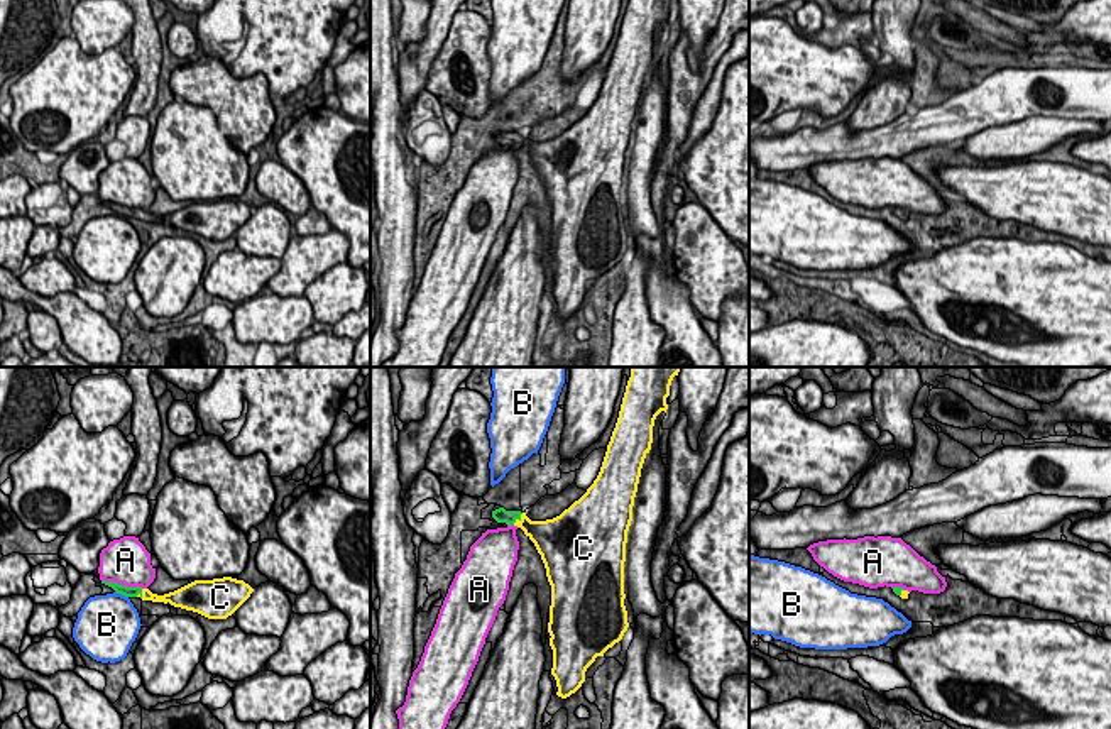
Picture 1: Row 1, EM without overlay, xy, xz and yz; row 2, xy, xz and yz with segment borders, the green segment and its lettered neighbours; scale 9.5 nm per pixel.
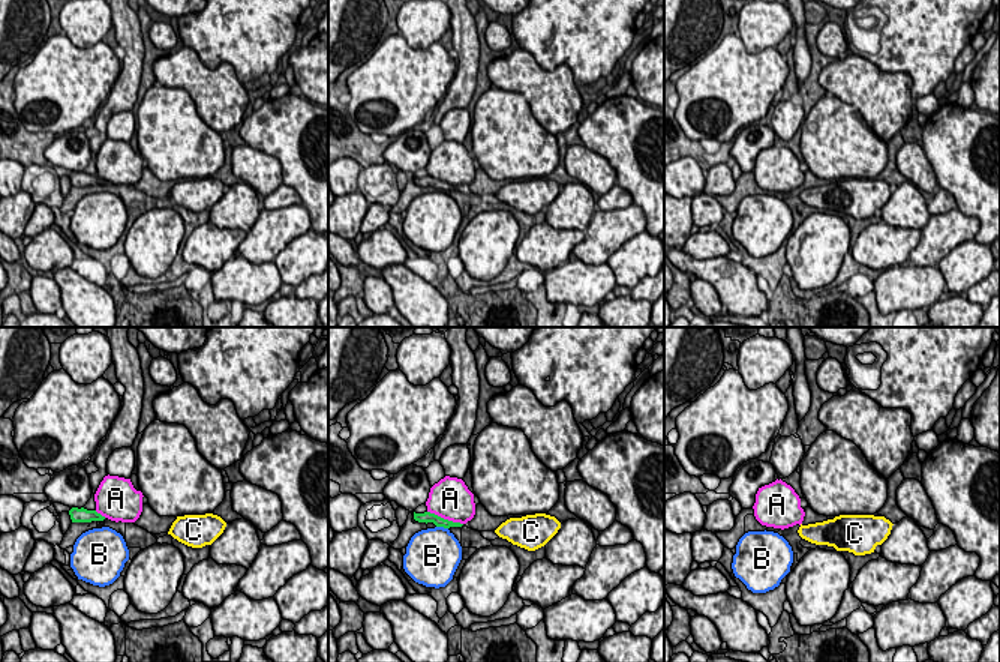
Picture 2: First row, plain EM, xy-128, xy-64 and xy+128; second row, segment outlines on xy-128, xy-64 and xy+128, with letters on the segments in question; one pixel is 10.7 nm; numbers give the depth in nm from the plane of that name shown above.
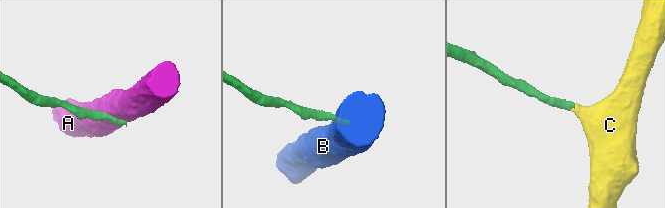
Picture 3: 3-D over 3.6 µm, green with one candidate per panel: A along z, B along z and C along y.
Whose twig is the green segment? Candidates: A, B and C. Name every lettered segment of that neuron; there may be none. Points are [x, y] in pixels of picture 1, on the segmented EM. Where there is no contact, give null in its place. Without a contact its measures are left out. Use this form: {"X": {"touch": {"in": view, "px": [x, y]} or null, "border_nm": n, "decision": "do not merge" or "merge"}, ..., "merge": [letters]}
{"A": {"touch": {"in": "xy", "px": [122, 586]}, "border_nm": 400, "decision": "do not merge"}, "B": {"touch": {"in": "xy", "px": [122, 594]}, "border_nm": 140, "decision": "do not merge"}, "C": {"touch": {"in": "xz", "px": [518, 518]}, "border_nm": 150, "decision": "merge"}, "merge": ["C"]}

